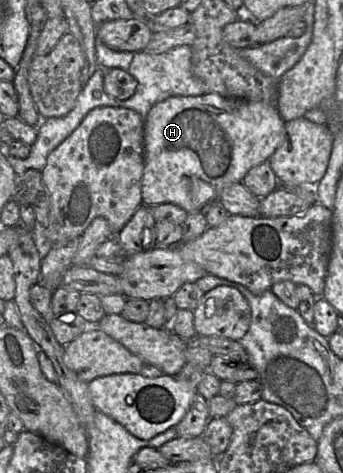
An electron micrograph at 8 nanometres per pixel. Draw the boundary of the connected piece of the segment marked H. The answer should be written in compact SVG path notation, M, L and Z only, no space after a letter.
M207 92L199 96L171 96L156 103L144 122L143 205L172 203L189 214L206 214L211 205L218 203L228 185L242 182L251 168L269 160L281 144L284 133L285 121L278 108L263 102L226 98Z

